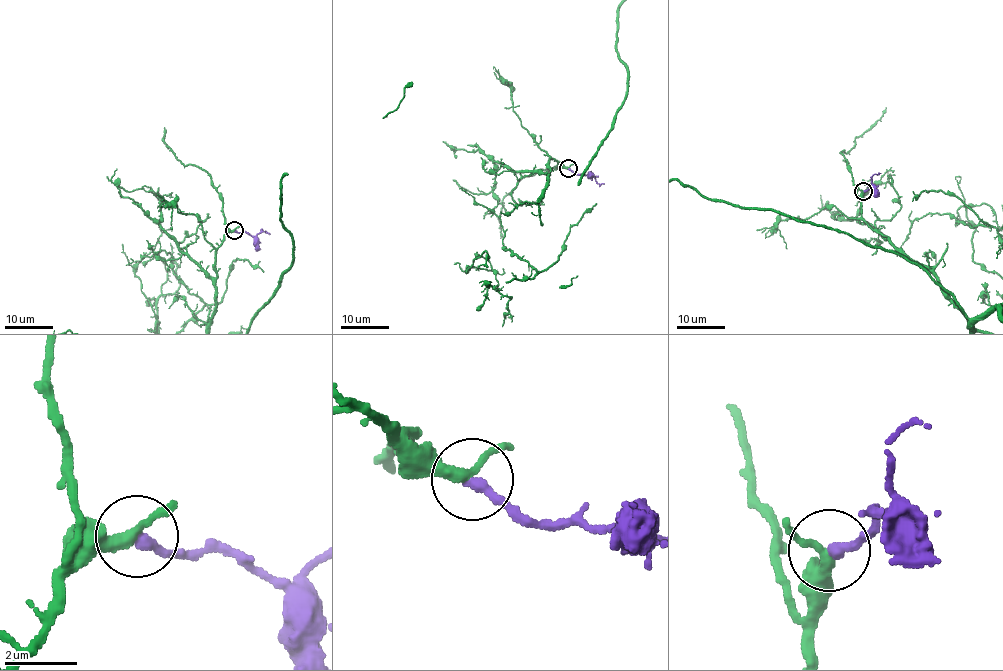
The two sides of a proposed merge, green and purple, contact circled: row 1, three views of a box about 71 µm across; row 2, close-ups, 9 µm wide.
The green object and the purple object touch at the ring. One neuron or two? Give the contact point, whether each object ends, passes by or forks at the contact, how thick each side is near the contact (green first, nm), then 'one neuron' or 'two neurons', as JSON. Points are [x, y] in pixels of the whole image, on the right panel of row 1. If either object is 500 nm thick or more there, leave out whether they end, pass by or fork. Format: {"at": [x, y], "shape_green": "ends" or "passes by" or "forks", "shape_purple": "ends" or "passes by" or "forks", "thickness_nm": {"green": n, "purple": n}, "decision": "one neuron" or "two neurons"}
{"at": [863, 191], "shape_green": "passes by", "shape_purple": "ends", "thickness_nm": {"green": 280, "purple": 300}, "decision": "two neurons"}

